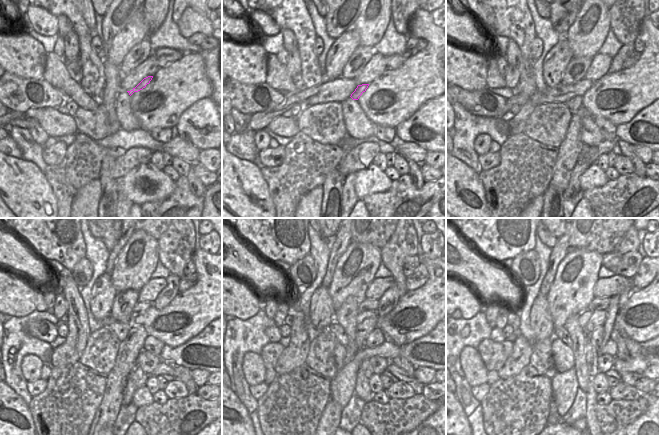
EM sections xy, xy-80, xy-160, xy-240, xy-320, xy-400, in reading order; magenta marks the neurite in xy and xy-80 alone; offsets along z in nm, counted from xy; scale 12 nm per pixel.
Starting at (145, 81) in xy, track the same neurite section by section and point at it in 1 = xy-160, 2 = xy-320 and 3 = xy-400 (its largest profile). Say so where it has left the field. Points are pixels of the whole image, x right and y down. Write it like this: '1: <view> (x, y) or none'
1: xy-160 (574, 104)
2: xy-320 (335, 328)
3: xy-400 (561, 332)

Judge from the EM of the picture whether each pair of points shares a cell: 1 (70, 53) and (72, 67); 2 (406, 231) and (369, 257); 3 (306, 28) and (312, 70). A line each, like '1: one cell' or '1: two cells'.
1: two cells
2: two cells
3: one cell

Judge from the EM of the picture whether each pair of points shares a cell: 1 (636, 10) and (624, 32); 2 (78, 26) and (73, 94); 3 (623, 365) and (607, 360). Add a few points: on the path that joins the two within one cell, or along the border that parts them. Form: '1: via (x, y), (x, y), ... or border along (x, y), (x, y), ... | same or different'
1: via (631, 15), (626, 20), (626, 27) | same
2: border along (79, 84), (95, 99) | different
3: border along (614, 357), (612, 367) | different

